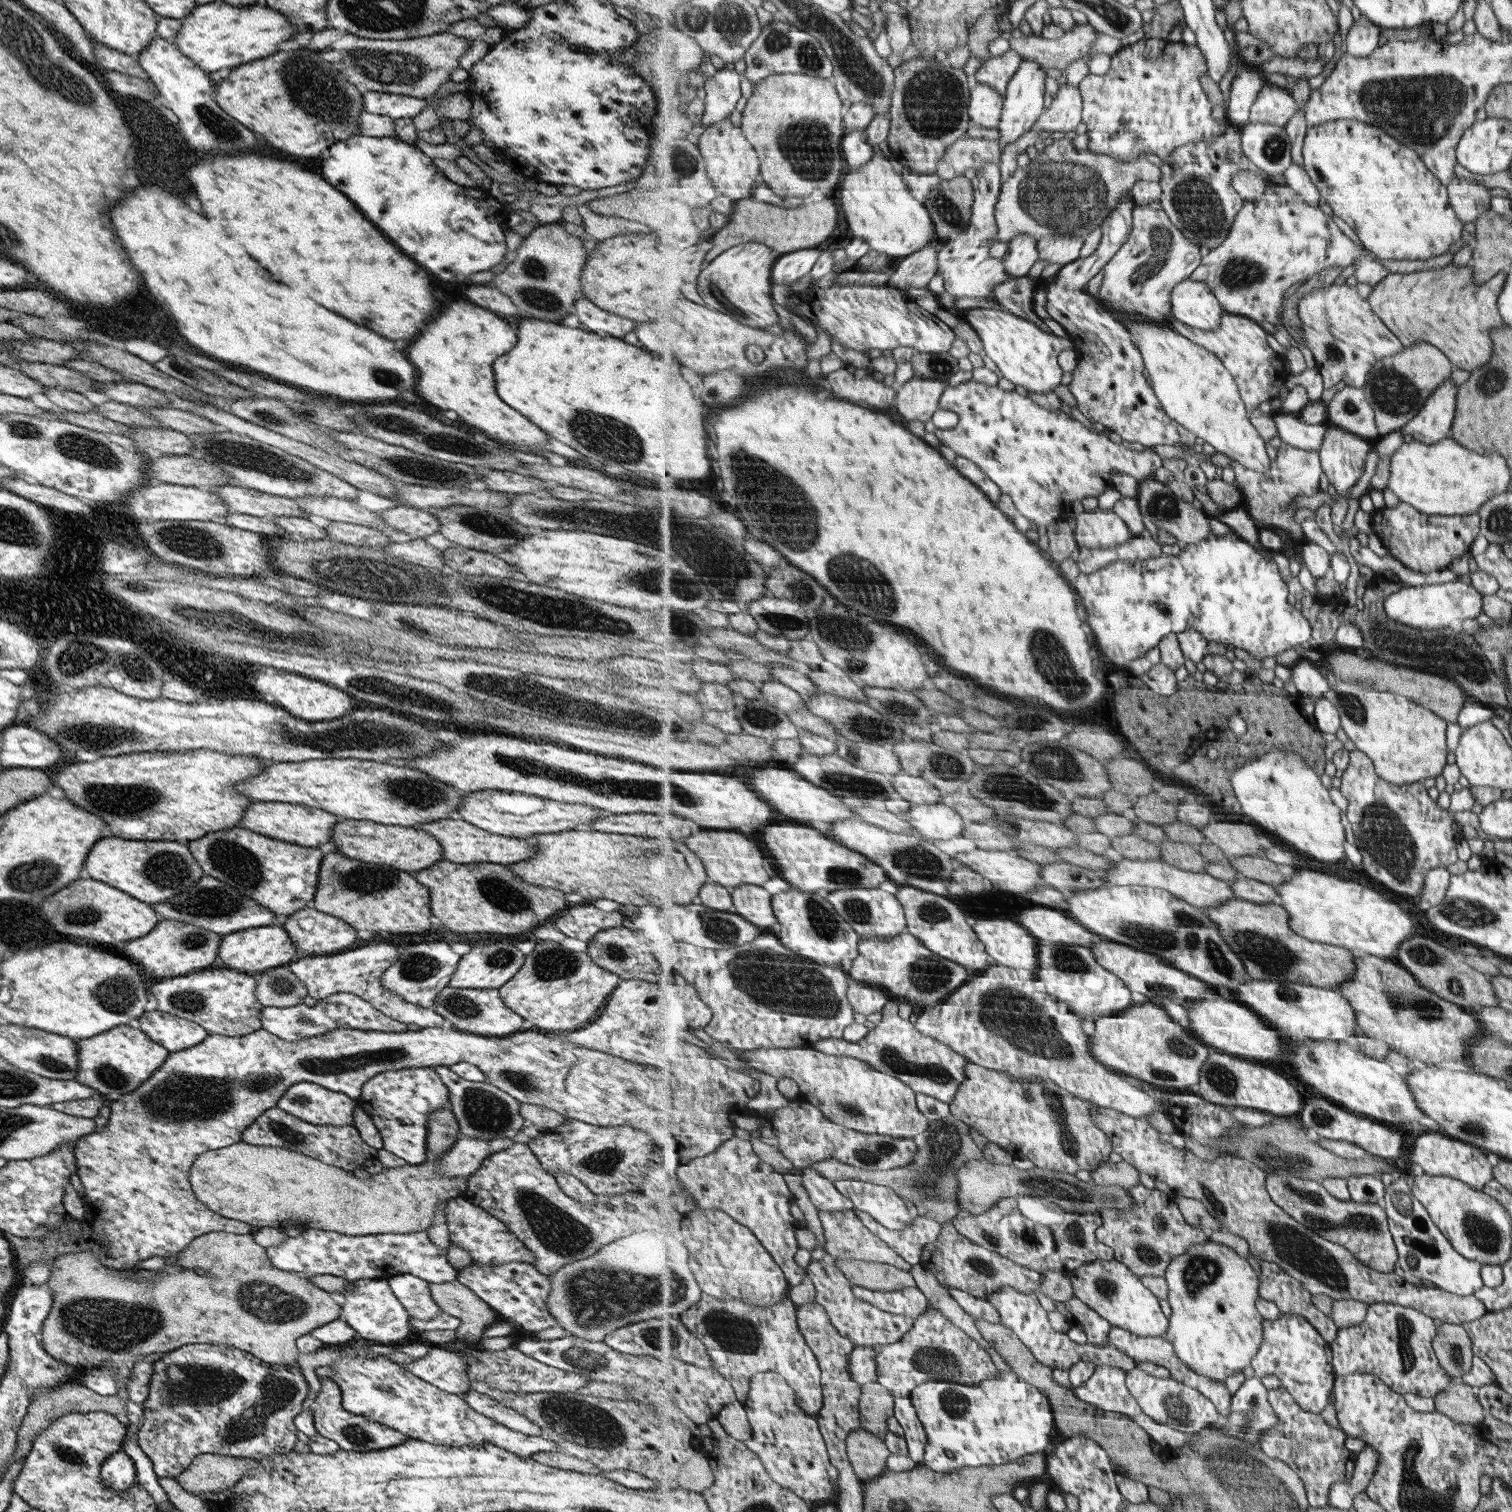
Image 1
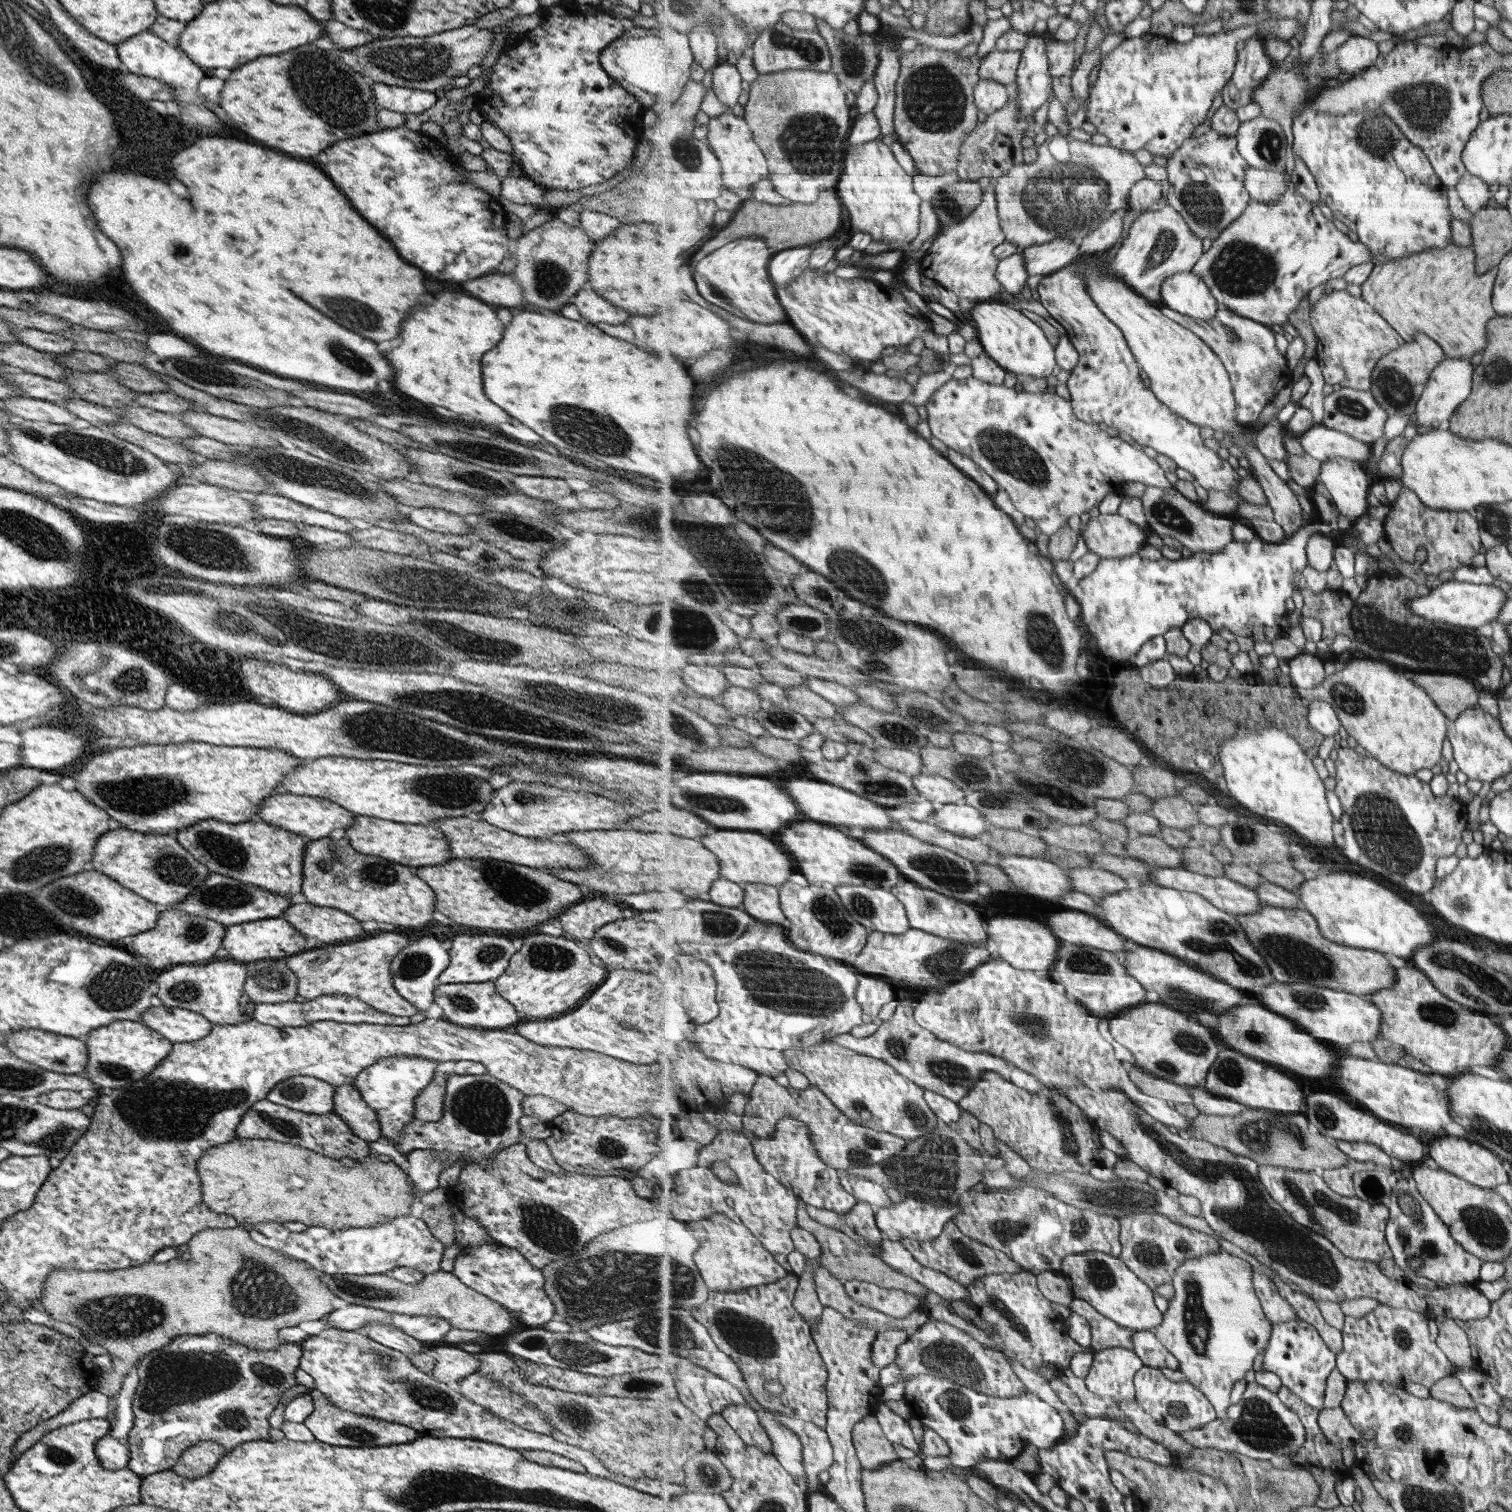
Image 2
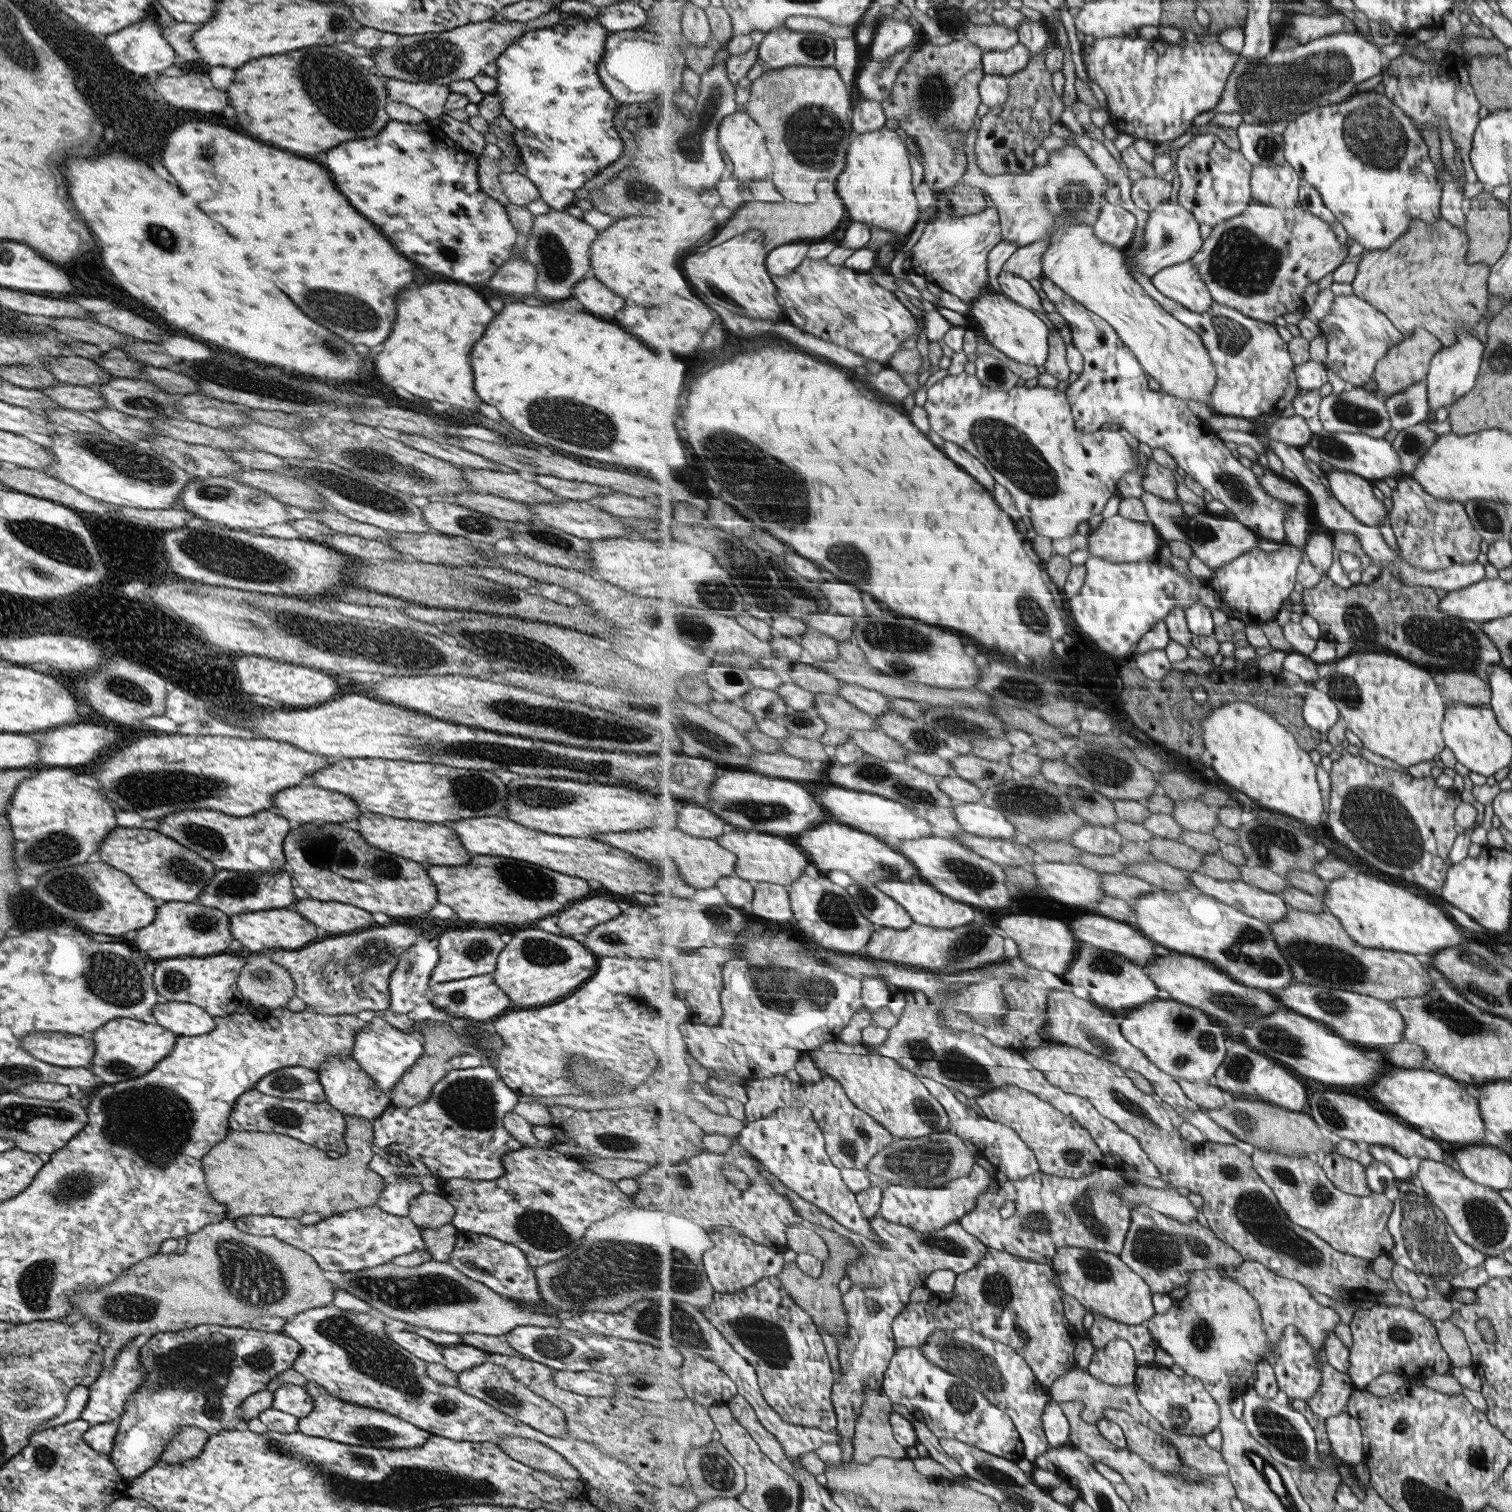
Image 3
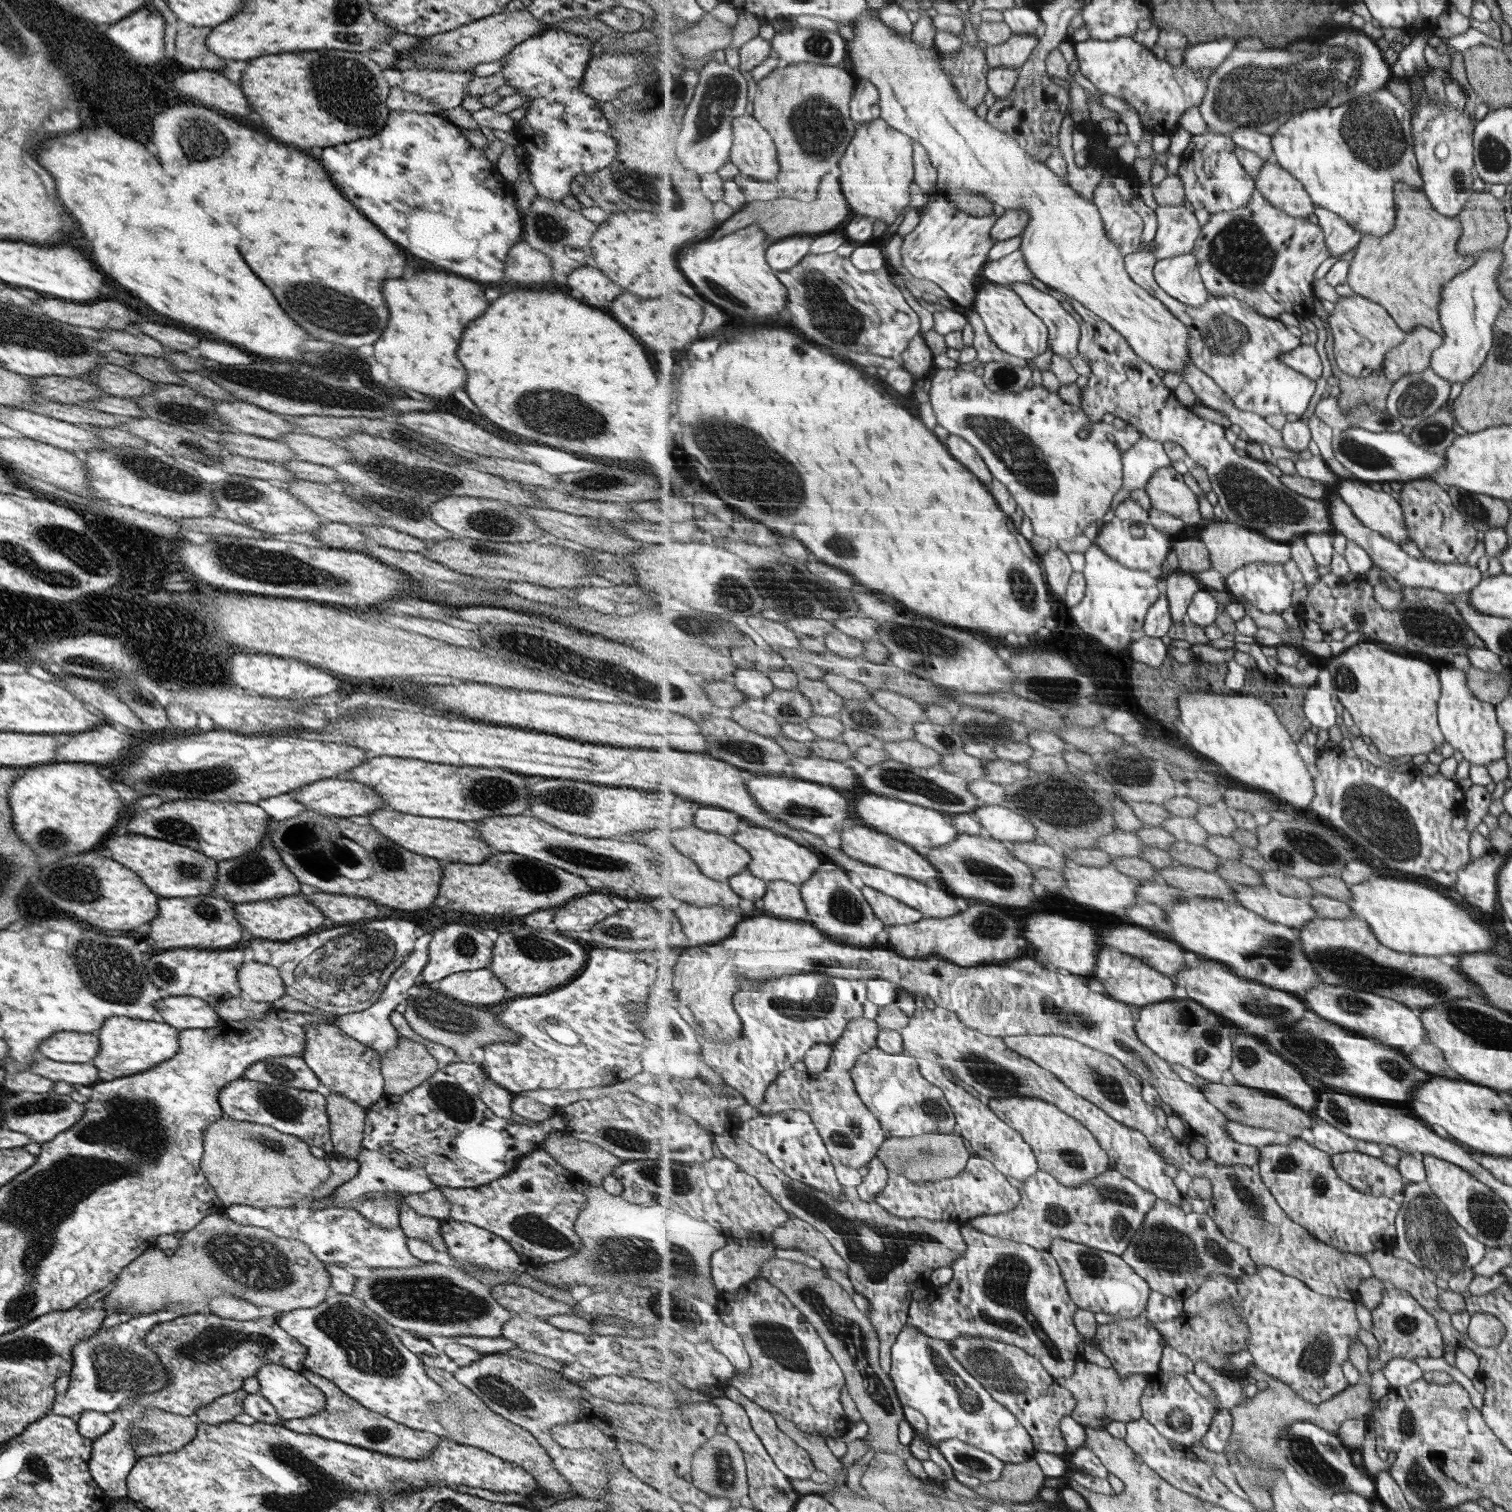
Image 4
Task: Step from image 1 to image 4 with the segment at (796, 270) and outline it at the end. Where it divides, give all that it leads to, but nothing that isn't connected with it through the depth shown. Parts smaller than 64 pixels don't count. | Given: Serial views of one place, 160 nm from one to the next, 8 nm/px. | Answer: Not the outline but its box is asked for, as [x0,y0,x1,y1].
[768,236,815,272]

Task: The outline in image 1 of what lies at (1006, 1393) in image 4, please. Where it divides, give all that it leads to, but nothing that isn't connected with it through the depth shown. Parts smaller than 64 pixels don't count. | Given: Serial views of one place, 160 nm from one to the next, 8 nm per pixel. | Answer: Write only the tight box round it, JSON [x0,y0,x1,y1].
[877,1306,1000,1398]

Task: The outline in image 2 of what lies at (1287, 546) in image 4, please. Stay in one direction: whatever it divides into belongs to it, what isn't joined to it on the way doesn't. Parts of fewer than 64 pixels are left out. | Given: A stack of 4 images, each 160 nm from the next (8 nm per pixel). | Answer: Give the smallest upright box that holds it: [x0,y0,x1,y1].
[1142,487,1235,552]

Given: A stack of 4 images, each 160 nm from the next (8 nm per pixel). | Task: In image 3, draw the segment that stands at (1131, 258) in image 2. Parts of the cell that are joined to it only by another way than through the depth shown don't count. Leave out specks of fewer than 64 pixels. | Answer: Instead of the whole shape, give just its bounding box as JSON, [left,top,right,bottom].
[1094,200,1204,278]

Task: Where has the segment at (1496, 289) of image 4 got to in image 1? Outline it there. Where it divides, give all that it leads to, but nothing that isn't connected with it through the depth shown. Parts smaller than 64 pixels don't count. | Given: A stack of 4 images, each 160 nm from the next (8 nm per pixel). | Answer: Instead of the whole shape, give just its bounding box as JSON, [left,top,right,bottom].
[1401,379,1460,444]

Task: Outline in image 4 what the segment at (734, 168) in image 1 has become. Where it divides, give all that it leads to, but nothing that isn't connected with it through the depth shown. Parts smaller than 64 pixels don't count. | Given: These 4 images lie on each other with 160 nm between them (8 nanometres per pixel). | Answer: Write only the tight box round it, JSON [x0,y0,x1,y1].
[731,114,781,181]

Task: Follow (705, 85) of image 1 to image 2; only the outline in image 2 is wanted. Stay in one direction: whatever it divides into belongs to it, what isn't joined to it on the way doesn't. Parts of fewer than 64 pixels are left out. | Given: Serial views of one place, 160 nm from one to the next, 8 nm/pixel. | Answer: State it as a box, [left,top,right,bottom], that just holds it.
[712,62,743,109]

